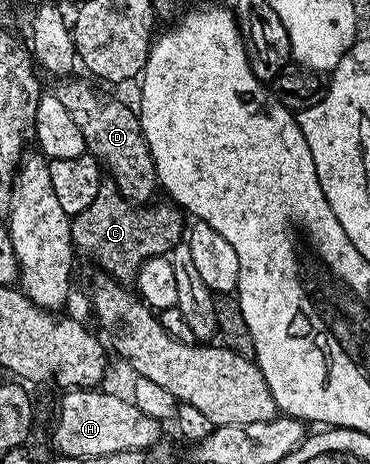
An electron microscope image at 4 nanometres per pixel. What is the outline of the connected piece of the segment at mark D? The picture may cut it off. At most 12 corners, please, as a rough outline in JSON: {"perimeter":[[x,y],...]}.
{"perimeter":[[62,77],[68,109],[109,182],[146,205],[160,184],[137,110]]}

